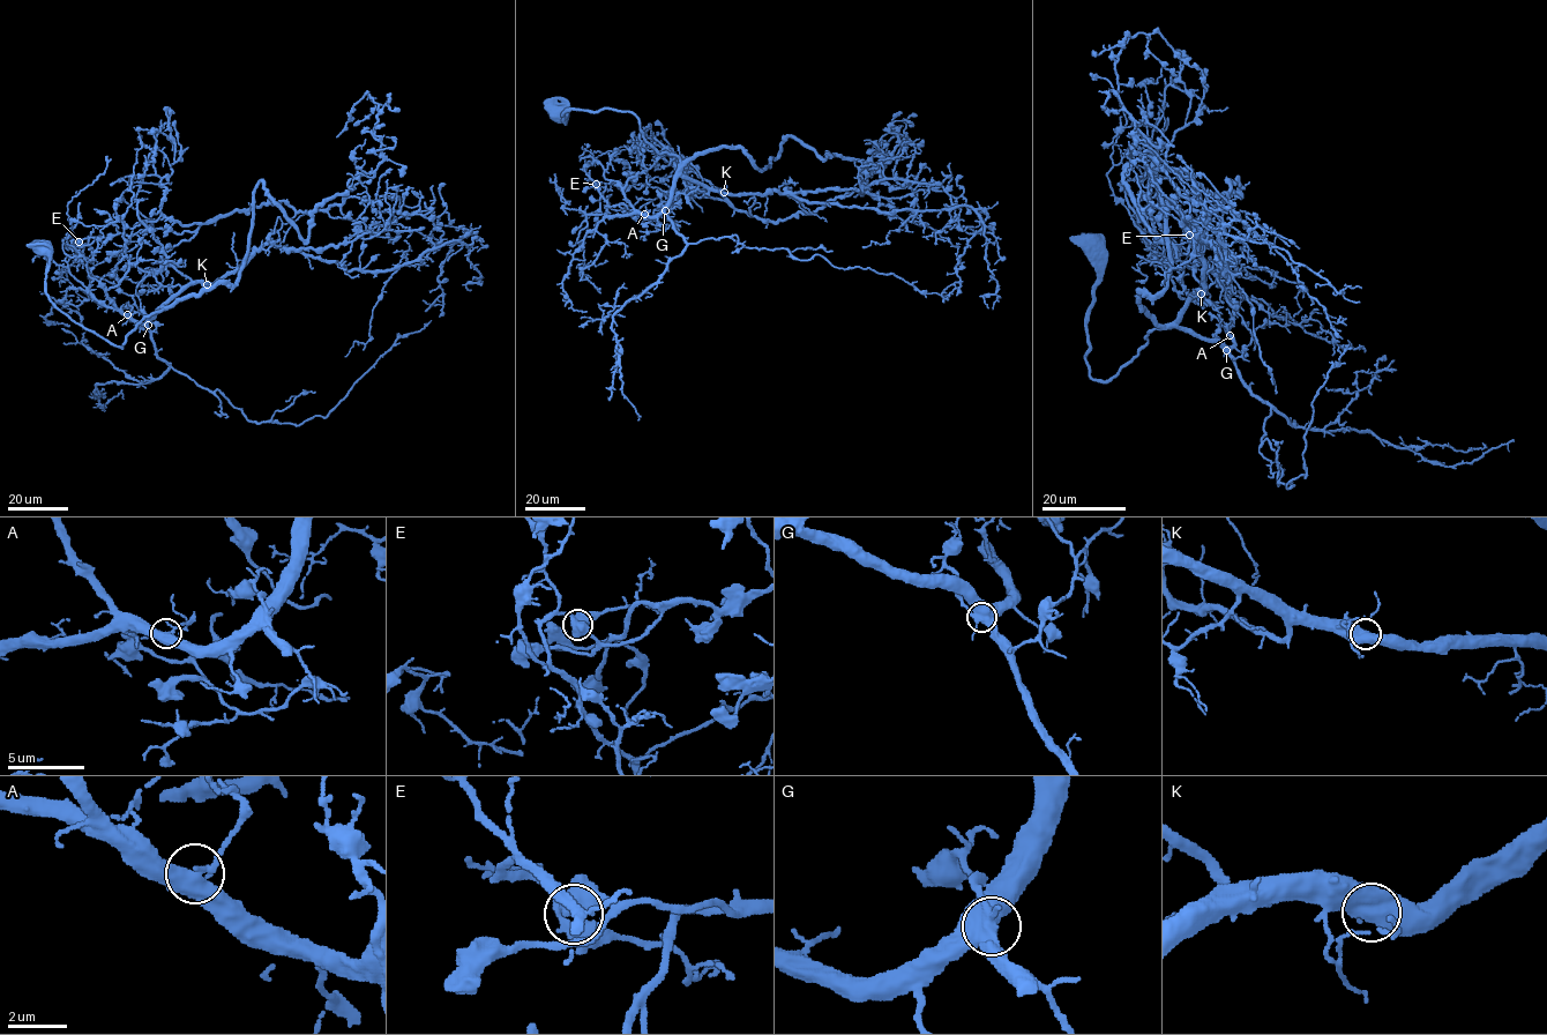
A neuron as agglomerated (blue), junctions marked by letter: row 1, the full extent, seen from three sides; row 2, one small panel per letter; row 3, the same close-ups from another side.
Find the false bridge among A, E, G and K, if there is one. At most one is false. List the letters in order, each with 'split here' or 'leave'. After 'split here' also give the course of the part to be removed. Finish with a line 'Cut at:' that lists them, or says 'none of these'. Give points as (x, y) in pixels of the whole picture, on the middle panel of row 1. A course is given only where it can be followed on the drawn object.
A: leave
E: leave
G: split here
K: leave
Cut at: G

